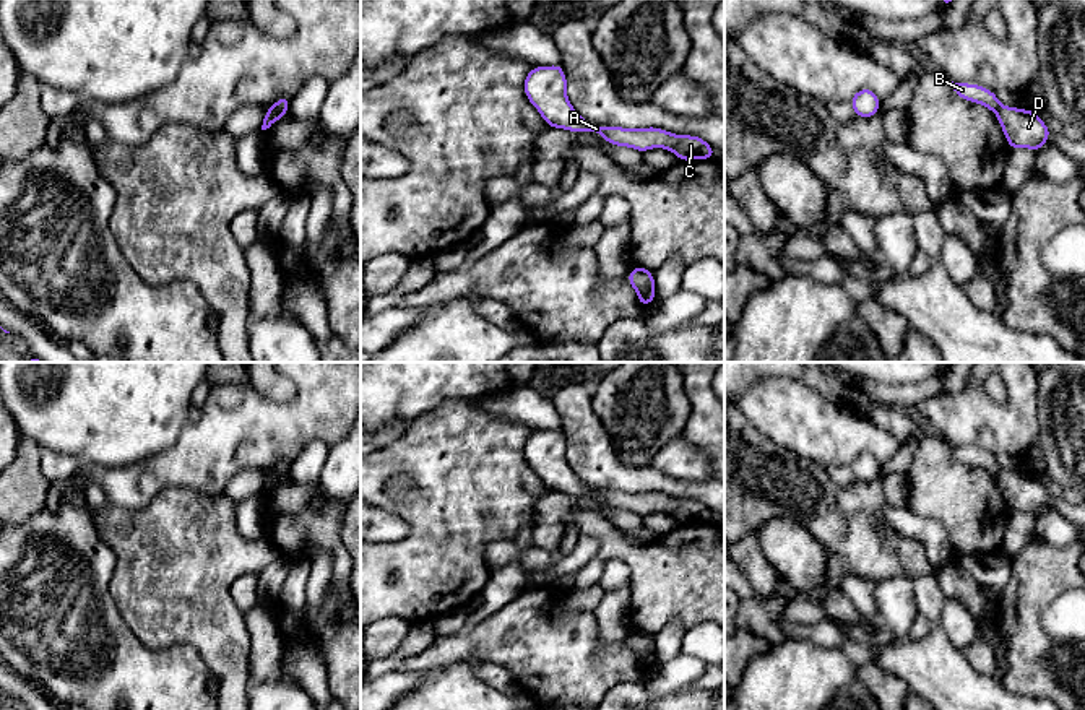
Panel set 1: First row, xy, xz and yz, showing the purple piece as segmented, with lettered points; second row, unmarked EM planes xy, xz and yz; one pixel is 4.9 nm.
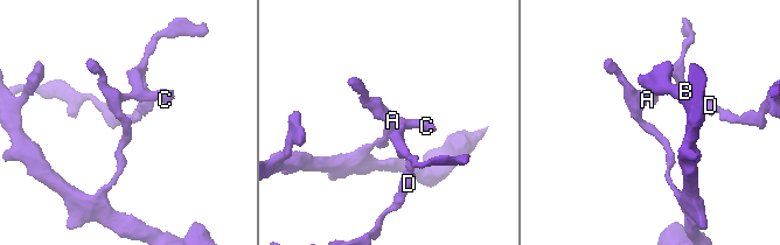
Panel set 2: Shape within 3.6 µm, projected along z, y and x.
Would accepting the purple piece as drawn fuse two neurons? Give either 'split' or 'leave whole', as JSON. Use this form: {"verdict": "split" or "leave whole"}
{"verdict": "split"}

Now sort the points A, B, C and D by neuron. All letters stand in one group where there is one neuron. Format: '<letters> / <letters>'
A B C / D

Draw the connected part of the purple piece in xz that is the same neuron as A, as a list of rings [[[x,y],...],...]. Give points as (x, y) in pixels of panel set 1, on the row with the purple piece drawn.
[[[562,65],[533,67],[525,78],[523,89],[549,127],[599,133],[609,145],[629,146],[640,153],[664,148],[681,161],[715,159],[713,148],[700,136],[679,136],[656,127],[622,128],[588,123],[567,99],[567,78]]]

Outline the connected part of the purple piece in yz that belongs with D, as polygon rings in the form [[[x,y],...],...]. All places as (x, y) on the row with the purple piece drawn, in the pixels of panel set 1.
[[[999,106],[996,112],[1010,149],[1030,148],[1040,151],[1051,132],[1036,112]]]

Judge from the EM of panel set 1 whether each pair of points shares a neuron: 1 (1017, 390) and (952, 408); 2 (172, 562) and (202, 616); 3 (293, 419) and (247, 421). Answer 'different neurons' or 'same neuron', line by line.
1: same neuron
2: same neuron
3: same neuron

